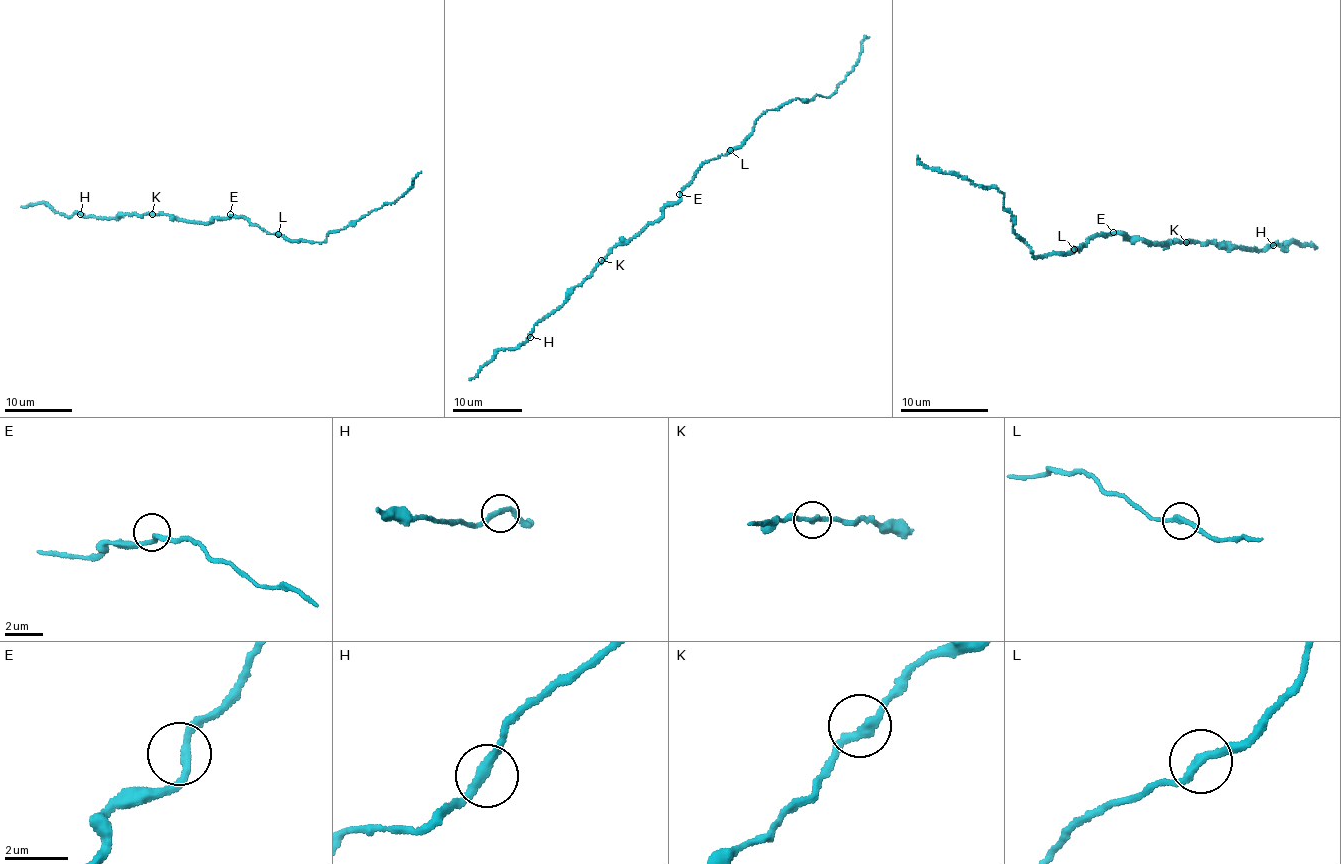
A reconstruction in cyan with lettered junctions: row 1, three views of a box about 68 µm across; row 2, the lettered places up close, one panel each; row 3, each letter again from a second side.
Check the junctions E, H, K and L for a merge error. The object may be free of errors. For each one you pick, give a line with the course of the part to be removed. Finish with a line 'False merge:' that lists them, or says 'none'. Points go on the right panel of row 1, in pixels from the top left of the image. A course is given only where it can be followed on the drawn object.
False merge: none

